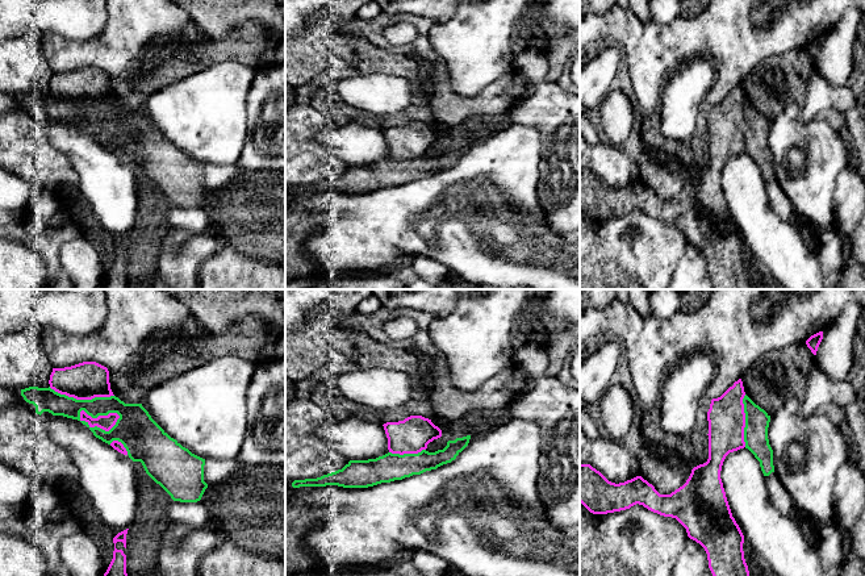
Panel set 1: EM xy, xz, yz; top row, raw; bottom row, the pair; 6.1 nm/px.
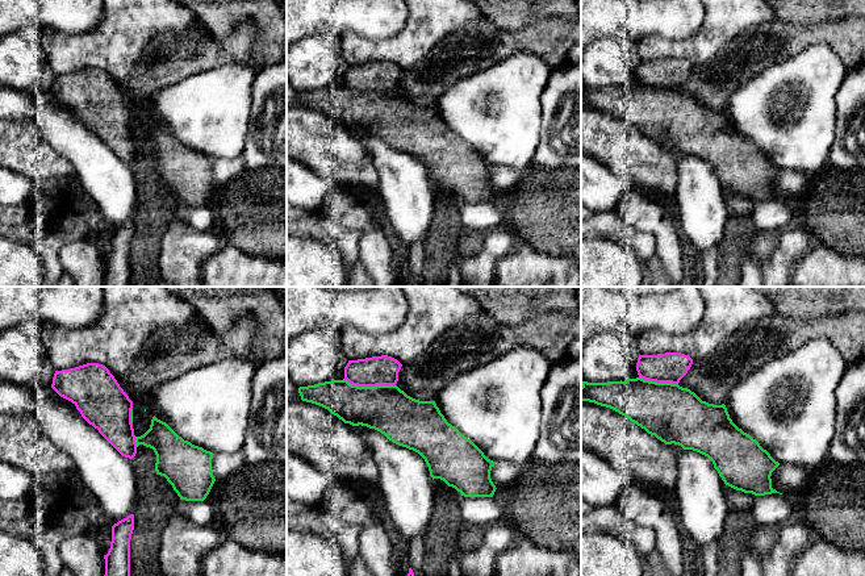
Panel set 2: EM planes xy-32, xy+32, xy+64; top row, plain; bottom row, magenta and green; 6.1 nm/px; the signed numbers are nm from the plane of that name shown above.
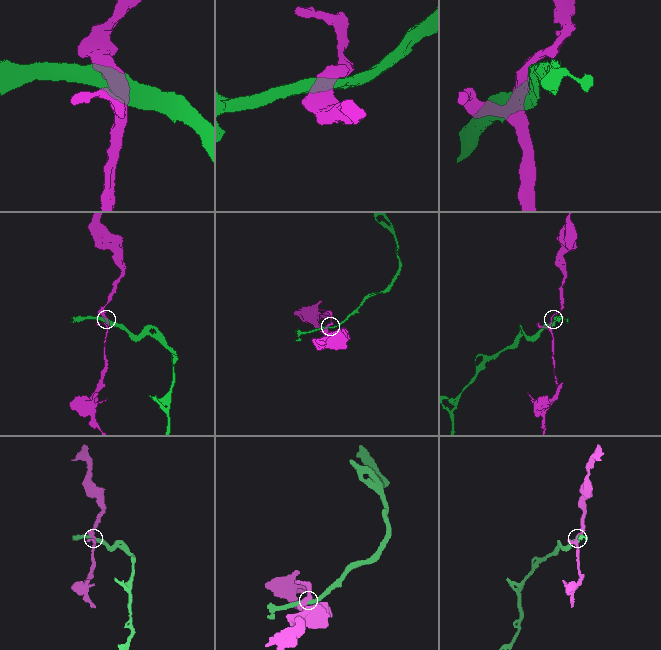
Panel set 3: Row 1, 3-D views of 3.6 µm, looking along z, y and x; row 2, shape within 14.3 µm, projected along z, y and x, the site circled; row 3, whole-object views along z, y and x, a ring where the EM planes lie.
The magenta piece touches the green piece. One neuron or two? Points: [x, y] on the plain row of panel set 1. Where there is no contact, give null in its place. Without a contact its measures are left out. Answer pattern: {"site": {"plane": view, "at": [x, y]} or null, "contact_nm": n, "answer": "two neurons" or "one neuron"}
{"site": {"plane": "xy", "at": [100, 121]}, "contact_nm": 260, "answer": "two neurons"}

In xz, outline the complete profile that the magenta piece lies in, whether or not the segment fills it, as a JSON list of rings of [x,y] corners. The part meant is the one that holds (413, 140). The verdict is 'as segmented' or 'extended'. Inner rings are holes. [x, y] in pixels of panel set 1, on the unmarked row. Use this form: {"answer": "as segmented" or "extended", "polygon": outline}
{"answer": "as segmented", "polygon": [[[410,121],[404,126],[386,128],[383,132],[392,159],[418,159],[426,155],[430,147],[442,142],[442,135],[422,121]]]}

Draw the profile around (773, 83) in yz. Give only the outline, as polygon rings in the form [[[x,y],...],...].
[[[806,47],[793,49],[760,62],[741,82],[745,100],[768,121],[774,121],[794,101],[799,110],[816,60]]]

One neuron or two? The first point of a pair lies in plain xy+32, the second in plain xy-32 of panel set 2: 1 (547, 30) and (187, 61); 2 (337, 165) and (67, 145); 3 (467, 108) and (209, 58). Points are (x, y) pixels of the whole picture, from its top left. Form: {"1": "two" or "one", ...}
{"1": "one", "2": "two", "3": "two"}

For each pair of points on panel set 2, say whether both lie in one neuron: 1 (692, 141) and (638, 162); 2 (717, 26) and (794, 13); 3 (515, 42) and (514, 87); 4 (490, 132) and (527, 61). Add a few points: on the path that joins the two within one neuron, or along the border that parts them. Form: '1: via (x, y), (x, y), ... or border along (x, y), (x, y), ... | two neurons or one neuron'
1: via (678, 141), (672, 141), (663, 150), (651, 150) | one neuron
2: border along (773, 13), (776, 17) | two neurons
3: border along (544, 61), (530, 50), (517, 50), (488, 67) | two neurons
4: via (498, 115), (498, 109), (508, 94), (521, 78) | one neuron

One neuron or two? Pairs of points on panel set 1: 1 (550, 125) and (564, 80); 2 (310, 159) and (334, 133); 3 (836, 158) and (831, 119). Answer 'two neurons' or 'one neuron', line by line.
1: two neurons
2: two neurons
3: two neurons

